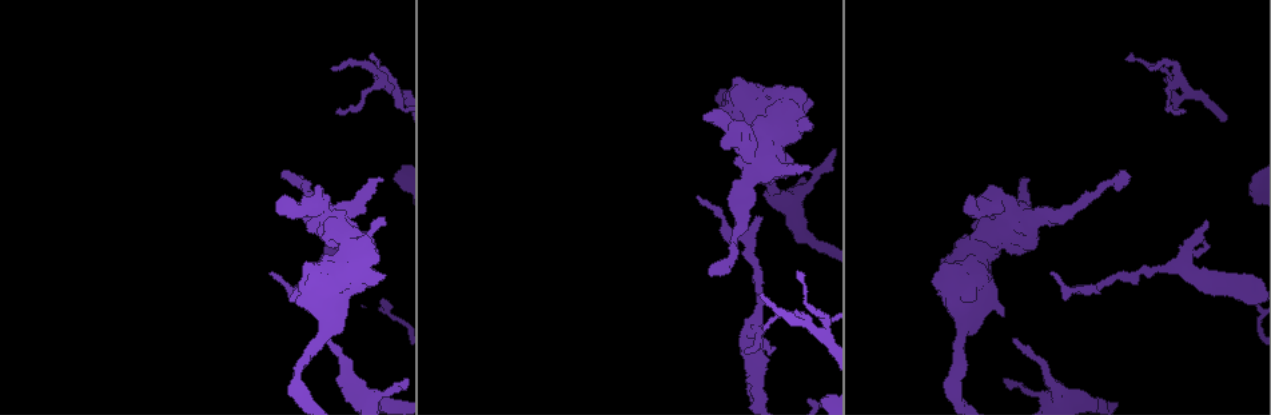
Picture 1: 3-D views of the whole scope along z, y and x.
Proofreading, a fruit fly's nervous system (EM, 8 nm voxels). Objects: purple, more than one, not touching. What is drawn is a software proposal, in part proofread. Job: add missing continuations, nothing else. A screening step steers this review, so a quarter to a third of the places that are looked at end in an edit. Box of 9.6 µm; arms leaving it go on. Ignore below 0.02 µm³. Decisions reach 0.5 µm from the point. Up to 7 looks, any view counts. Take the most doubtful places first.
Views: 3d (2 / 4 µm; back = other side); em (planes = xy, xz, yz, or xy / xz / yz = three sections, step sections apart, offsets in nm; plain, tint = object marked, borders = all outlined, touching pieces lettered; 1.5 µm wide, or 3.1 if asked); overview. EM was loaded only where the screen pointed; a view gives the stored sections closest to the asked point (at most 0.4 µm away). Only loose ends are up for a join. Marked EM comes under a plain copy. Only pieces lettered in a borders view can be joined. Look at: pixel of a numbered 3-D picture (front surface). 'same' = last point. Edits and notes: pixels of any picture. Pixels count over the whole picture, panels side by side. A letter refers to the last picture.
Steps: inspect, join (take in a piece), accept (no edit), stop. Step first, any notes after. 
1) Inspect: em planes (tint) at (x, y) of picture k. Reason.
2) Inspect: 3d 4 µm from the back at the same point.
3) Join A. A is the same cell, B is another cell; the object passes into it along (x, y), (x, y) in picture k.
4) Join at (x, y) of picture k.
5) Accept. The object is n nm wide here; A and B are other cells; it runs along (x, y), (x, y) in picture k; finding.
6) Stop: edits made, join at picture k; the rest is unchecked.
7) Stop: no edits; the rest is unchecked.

Inspect: 3d 4 µm at (333, 67) of picture 1. An open end.

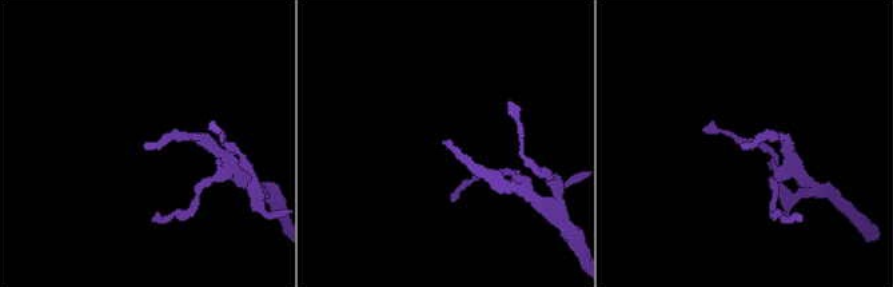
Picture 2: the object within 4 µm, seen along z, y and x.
Inspect: em planes (borders) at (145, 142) of picture 2.

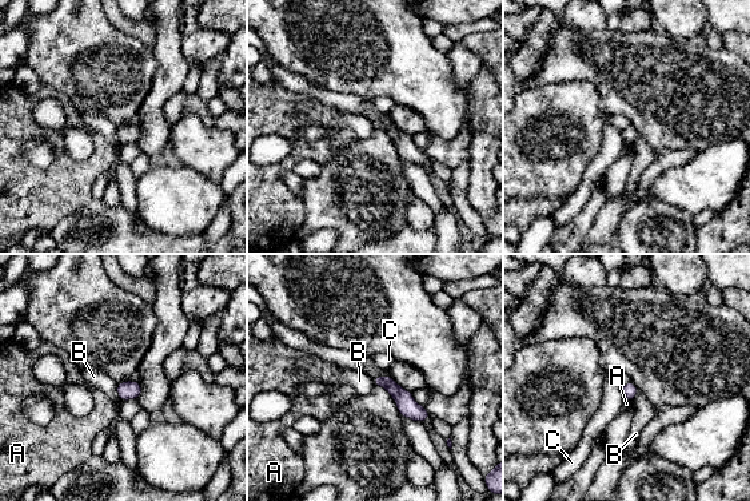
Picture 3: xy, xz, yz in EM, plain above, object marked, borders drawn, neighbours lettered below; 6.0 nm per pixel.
Accept. The longest contact is with B, 120 nm; A, B and C are other cells; a border runs along (116, 384), (116, 392), (122, 401) in picture 3; no lettered piece goes on from it.

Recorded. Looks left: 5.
Inspect: em xy step 8 (tint) at (759, 215) of picture 1. Free end.

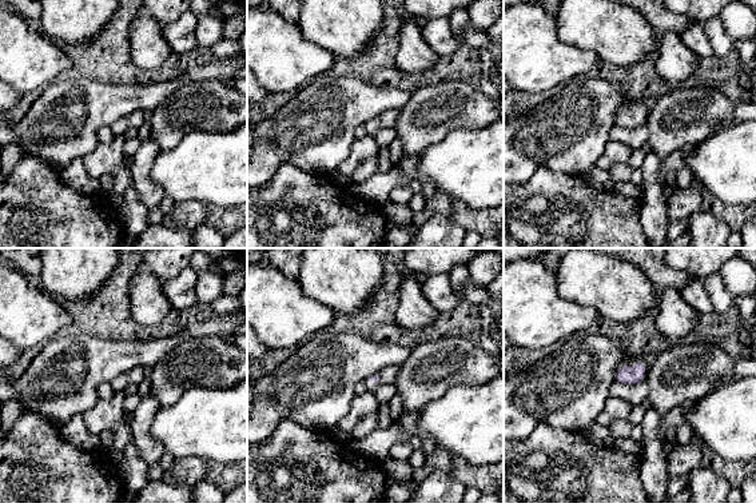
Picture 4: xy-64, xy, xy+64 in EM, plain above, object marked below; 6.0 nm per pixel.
Inspect: em planes (borders) at the same point.

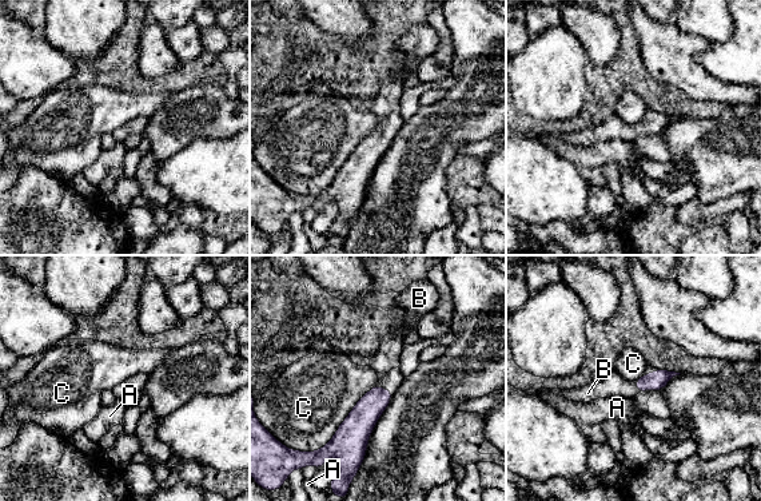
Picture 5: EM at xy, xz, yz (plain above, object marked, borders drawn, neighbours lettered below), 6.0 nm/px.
Join B. The object is 110 nm wide here; the longest contact is with C, 550 nm; B is the same cell, A and C are other cells; it goes on there.

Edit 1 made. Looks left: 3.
Inspect: overview. Redraw.

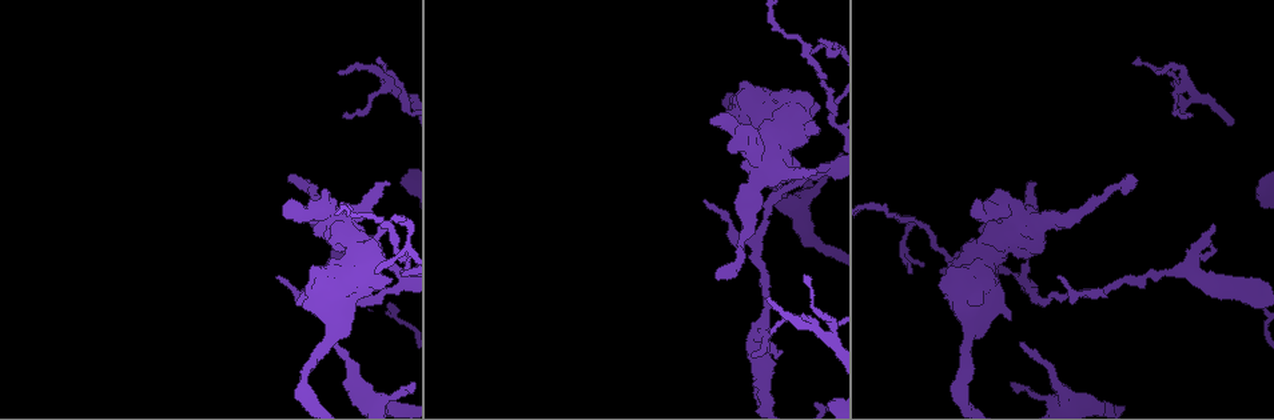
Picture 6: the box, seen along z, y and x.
Inspect: em yz step 4 (borders) at (990, 322) of picture 6. Free end.

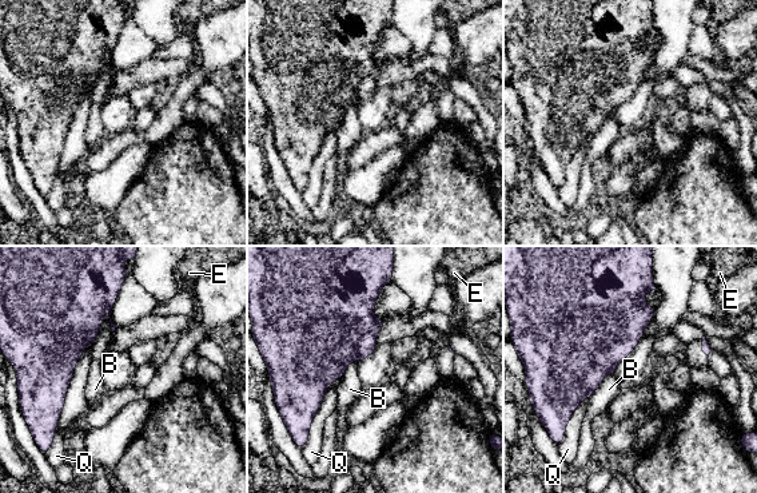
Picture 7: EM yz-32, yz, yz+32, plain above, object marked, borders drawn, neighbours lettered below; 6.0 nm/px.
Inspect: em planes (borders) at the same point. Another direction.

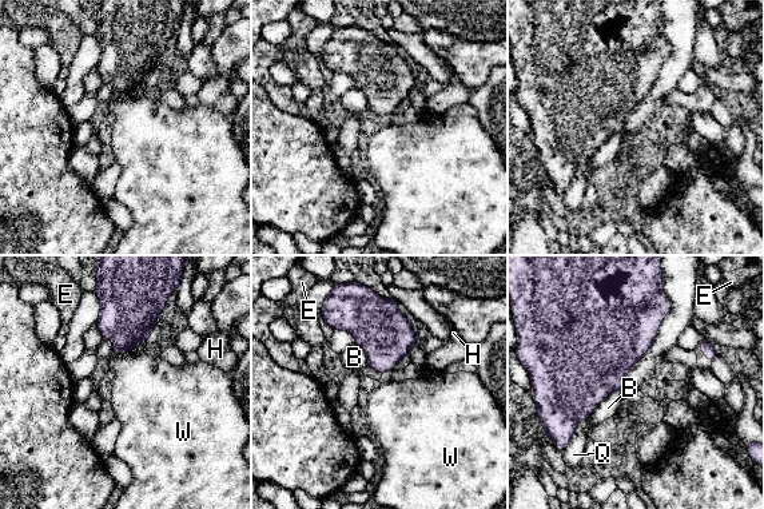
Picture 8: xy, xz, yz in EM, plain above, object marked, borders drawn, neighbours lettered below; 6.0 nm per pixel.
Accept. B, E, H, Q and W are other cells; a border runs along (128, 352), (114, 356) in picture 8; none of them fits.

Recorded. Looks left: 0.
Stop: edits made, join at picture 5; the rest is unchecked.

